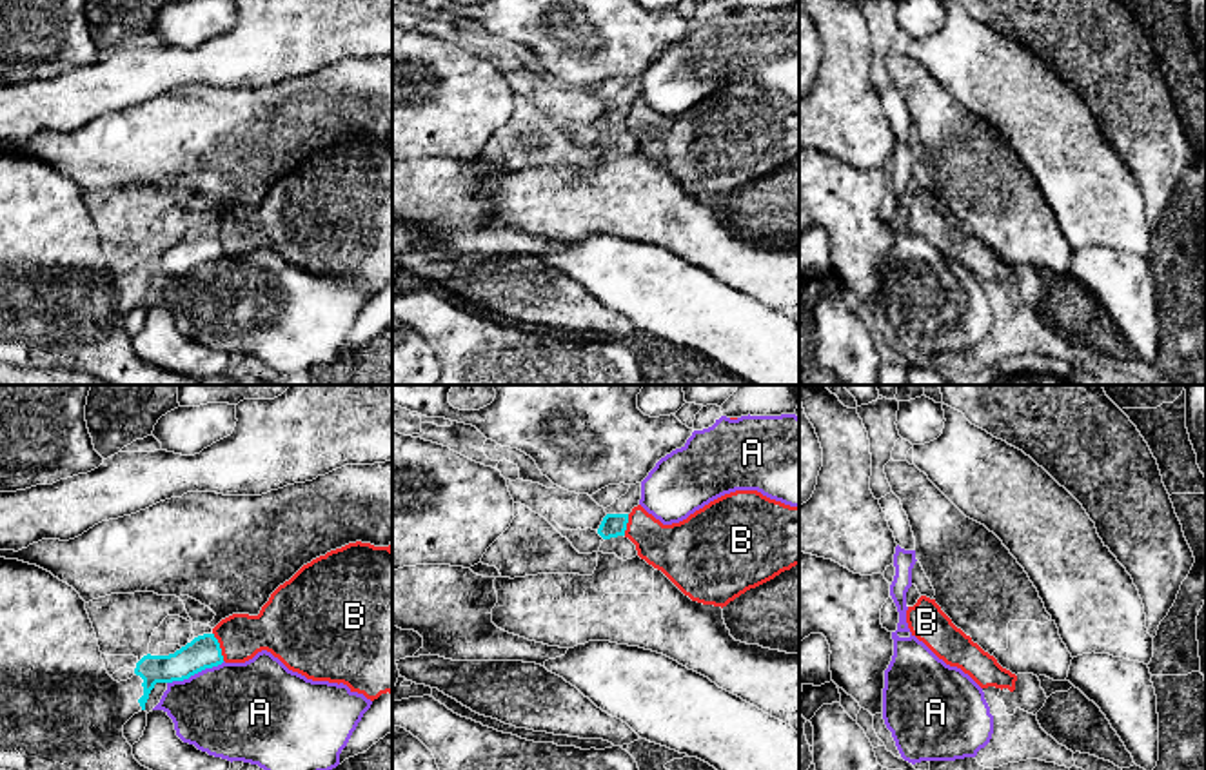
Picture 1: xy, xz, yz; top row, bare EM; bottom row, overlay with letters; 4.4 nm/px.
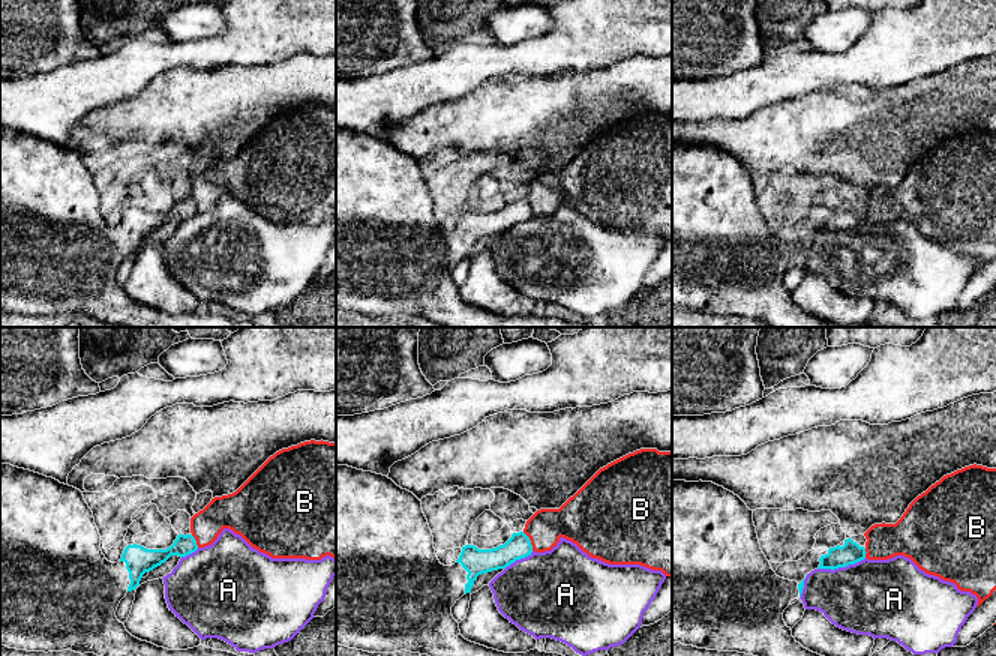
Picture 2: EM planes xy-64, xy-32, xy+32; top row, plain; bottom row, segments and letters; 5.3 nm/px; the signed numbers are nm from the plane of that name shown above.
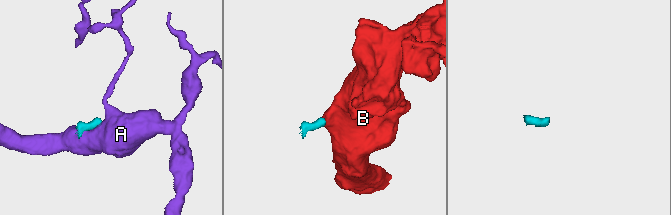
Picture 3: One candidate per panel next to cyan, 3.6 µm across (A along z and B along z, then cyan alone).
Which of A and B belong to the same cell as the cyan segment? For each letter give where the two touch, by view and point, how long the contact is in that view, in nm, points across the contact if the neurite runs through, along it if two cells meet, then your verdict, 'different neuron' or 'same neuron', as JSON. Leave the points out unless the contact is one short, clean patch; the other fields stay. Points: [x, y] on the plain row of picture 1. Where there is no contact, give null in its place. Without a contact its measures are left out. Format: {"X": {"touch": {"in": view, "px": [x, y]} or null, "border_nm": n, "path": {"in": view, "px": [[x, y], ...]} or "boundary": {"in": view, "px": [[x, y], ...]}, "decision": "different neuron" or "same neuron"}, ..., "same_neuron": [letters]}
{"A": {"touch": {"in": "xy", "px": [195, 266]}, "border_nm": 280, "boundary": {"in": "xy", "px": [[224, 255], [168, 276]]}, "decision": "different neuron"}, "B": {"touch": {"in": "xy", "px": [218, 240]}, "border_nm": 140, "boundary": {"in": "xy", "px": [[213, 226], [224, 253]]}, "decision": "different neuron"}, "same_neuron": []}

